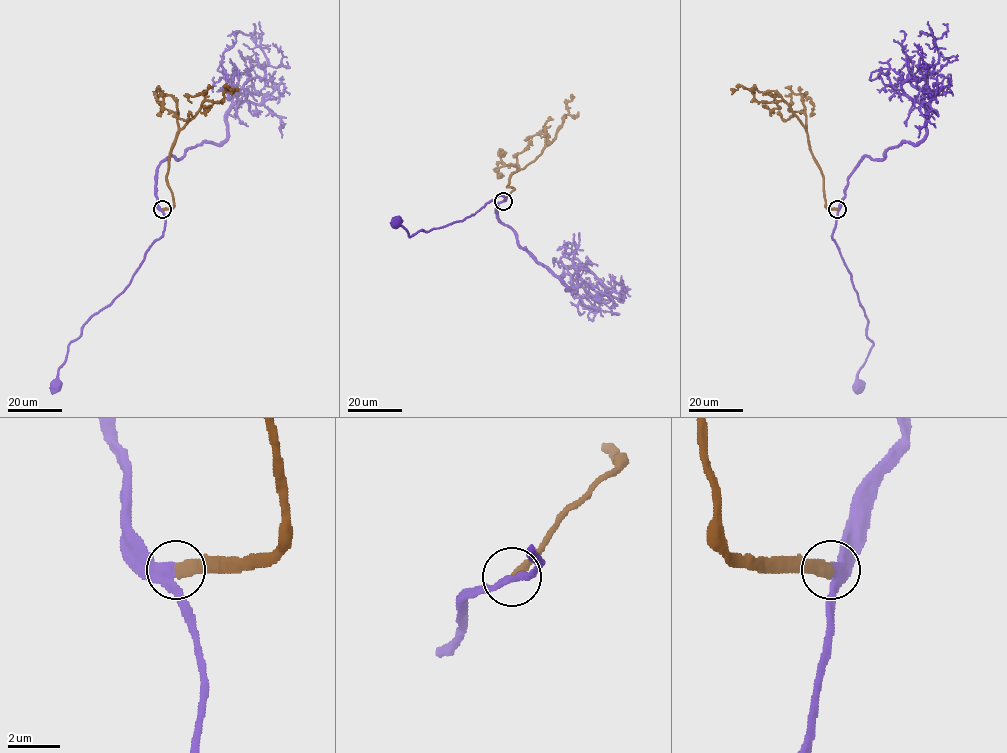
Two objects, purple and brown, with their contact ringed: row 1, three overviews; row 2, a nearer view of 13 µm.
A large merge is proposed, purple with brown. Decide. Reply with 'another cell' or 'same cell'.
same cell

